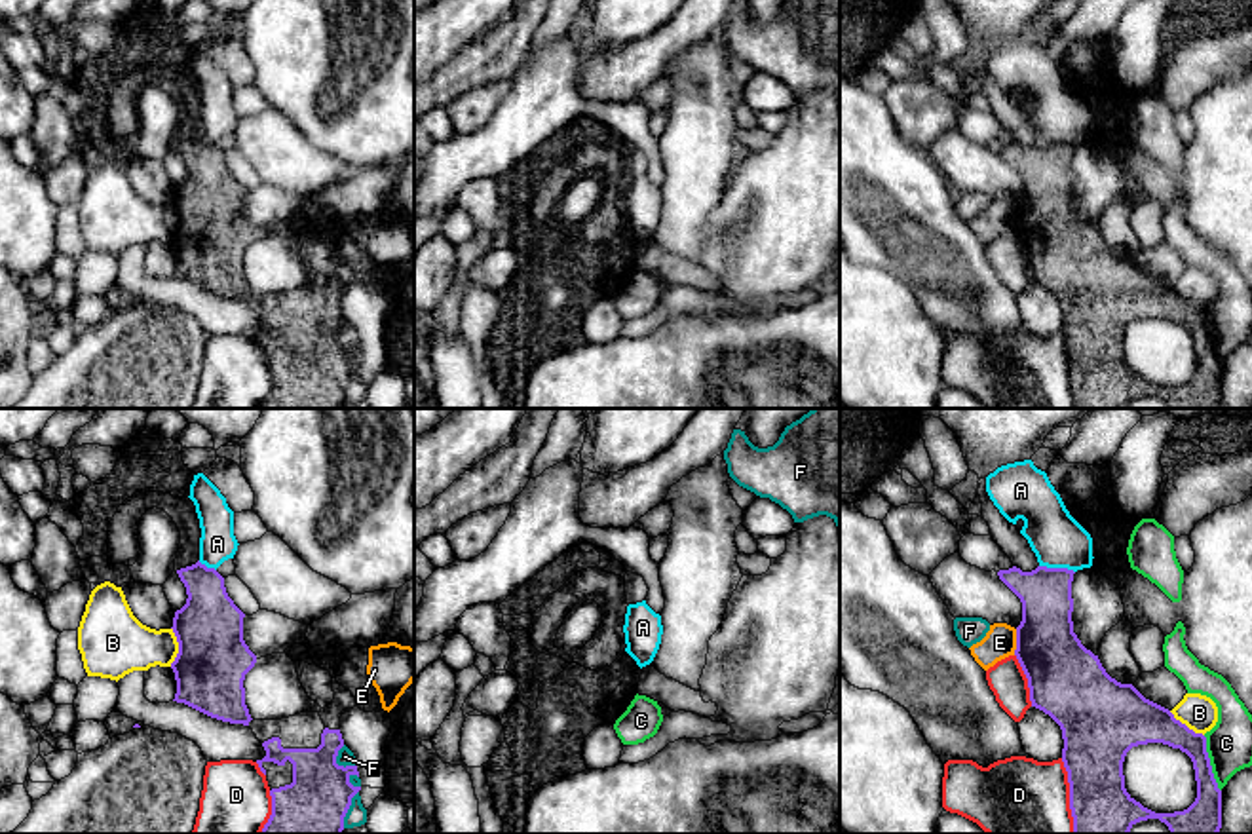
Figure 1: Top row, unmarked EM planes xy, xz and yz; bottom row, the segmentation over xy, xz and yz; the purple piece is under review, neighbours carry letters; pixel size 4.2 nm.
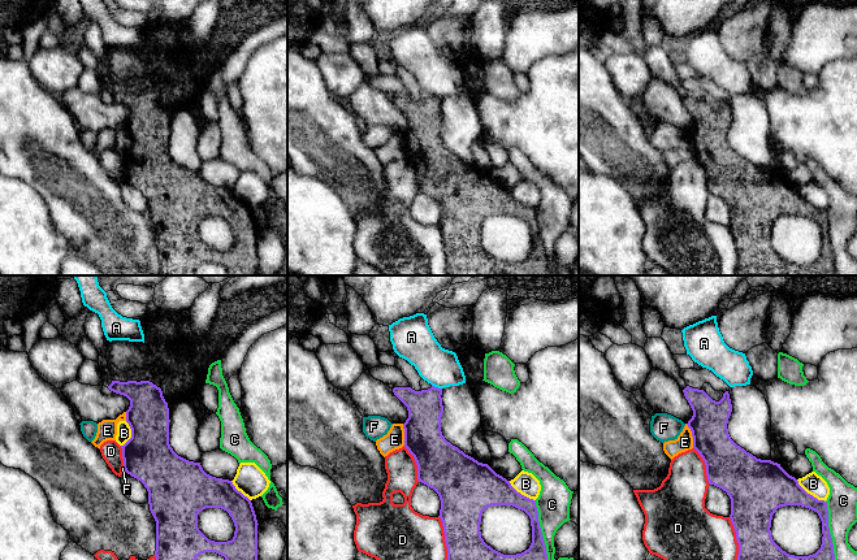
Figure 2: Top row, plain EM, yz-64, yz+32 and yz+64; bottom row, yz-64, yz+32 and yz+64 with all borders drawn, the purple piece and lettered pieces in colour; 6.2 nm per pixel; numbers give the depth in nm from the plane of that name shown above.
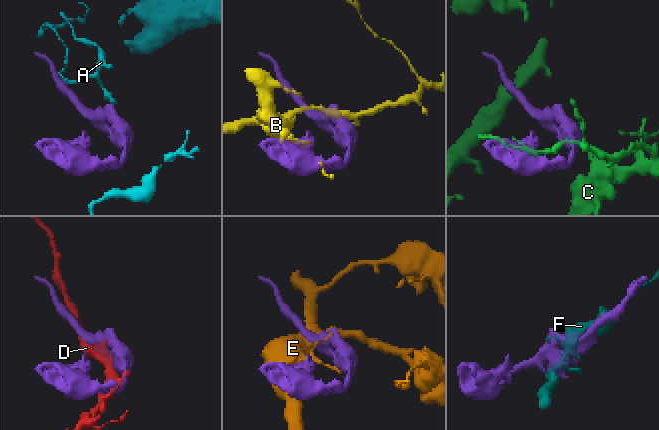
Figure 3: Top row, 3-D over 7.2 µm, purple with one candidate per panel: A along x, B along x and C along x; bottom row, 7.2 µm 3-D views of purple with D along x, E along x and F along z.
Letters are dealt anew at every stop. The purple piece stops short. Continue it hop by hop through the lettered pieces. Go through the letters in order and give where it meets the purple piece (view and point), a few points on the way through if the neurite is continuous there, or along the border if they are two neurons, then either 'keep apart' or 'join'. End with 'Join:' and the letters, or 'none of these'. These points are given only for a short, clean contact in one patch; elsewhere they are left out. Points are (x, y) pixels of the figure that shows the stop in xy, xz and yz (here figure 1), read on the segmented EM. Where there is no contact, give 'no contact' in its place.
A: contact yz (1057, 568); border yz (1040, 565), (1074, 572); keep apart
B: contact xy (179, 646); keep apart
C: contact yz (1209, 764); keep apart
D: contact yz (1070, 796); keep apart
E: contact yz (1017, 643); keep apart
F: contact xy (337, 764); keep apart
Join: none of these

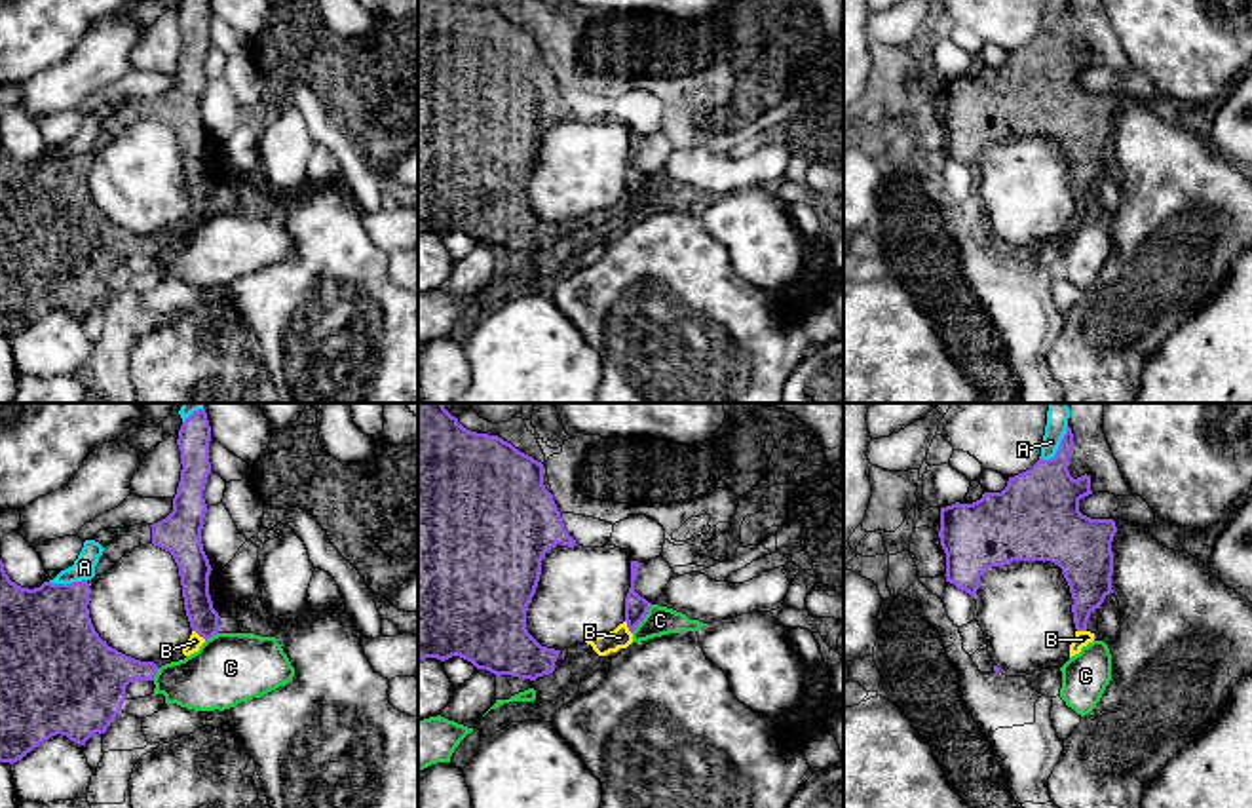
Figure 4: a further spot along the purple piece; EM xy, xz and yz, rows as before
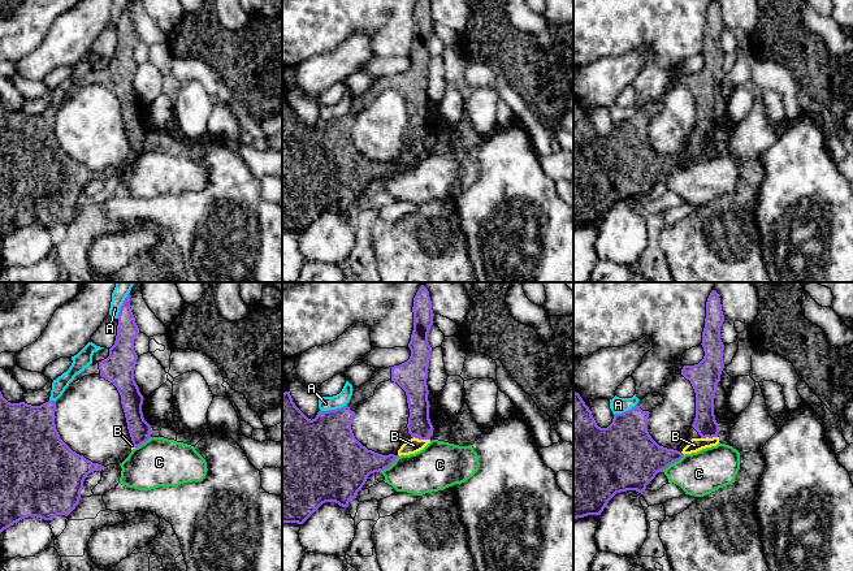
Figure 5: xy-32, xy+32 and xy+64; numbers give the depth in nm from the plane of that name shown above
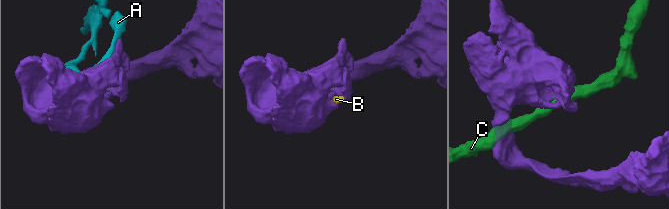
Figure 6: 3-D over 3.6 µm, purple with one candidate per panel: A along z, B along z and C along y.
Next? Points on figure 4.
A: contact yz (1059, 447); keep apart
B: contact xy (200, 635); join
C: contact xz (643, 618); keep apart
Join: B

